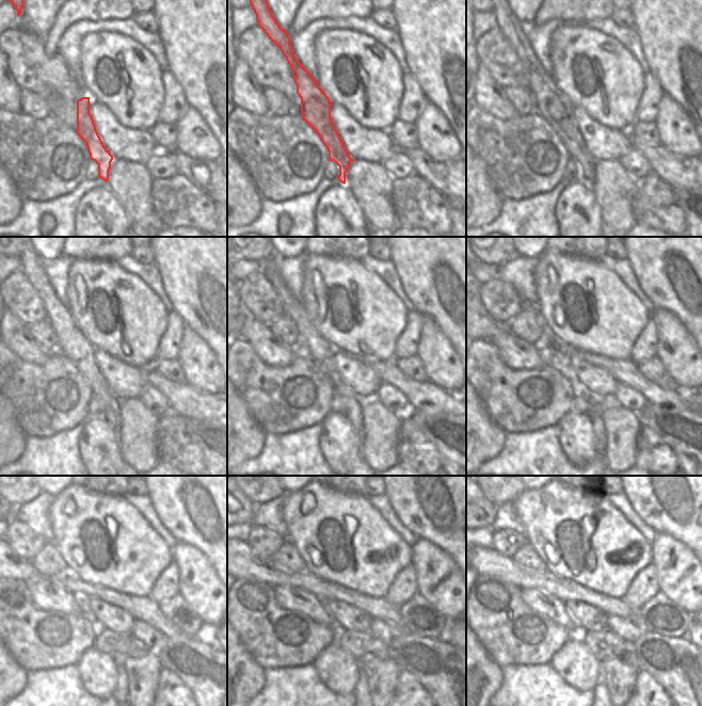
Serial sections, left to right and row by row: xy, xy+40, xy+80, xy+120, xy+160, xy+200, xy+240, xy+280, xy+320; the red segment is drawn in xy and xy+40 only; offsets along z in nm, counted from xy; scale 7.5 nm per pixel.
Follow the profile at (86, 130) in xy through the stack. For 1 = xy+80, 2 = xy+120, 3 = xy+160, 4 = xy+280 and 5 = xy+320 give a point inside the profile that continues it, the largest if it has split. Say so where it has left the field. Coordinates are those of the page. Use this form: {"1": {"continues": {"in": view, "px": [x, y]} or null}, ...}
{"1": {"continues": {"in": "xy+80", "px": [553, 105]}}, "2": {"continues": {"in": "xy+120", "px": [72, 343]}}, "3": {"continues": {"in": "xy+160", "px": [310, 342]}}, "4": {"continues": {"in": "xy+280", "px": [361, 692]}}, "5": {"continues": {"in": "xy+320", "px": [600, 692]}}}

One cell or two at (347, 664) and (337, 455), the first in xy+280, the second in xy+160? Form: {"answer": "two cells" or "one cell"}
{"answer": "one cell"}

